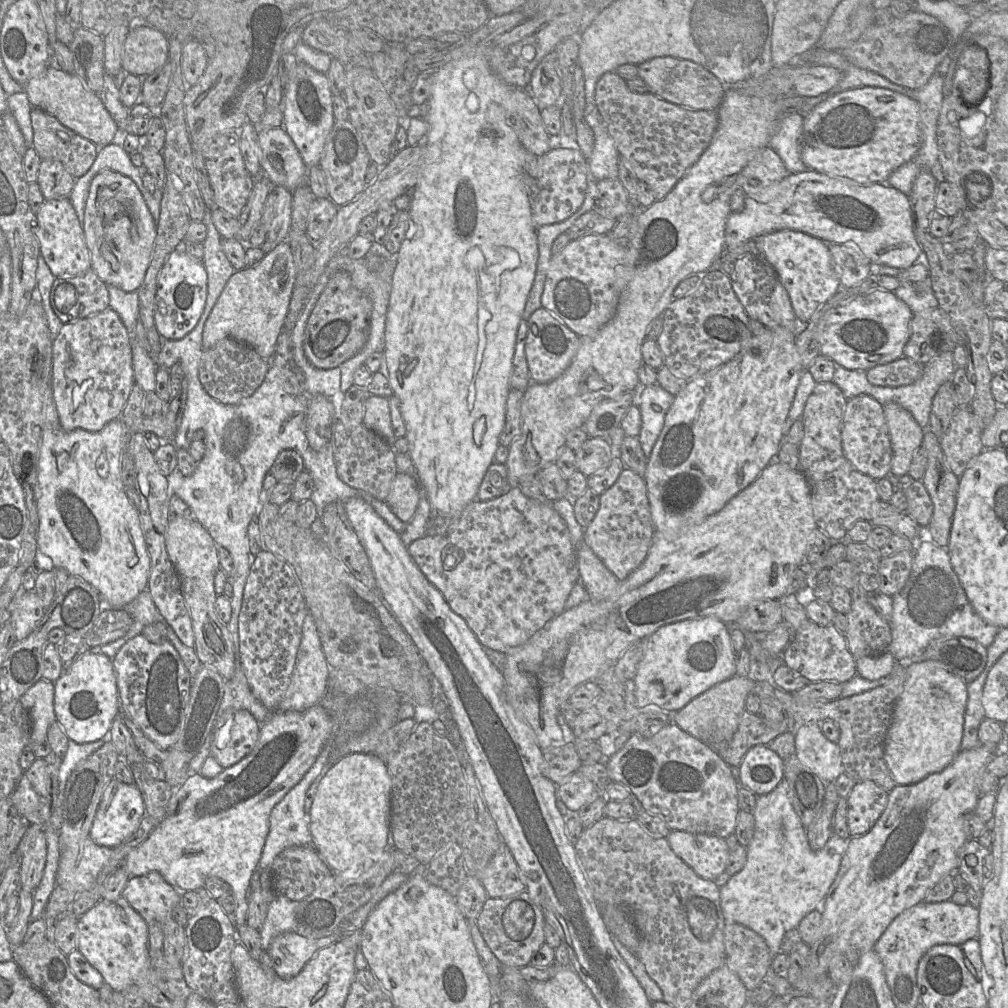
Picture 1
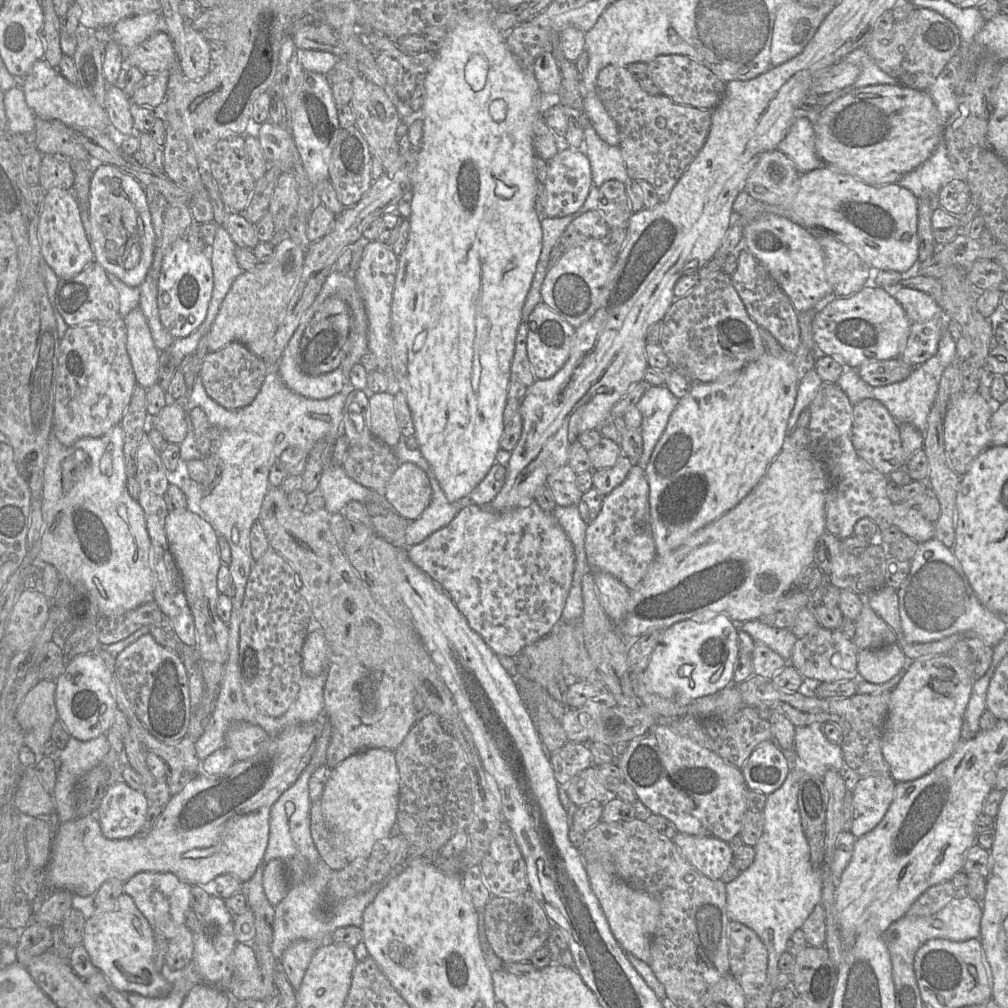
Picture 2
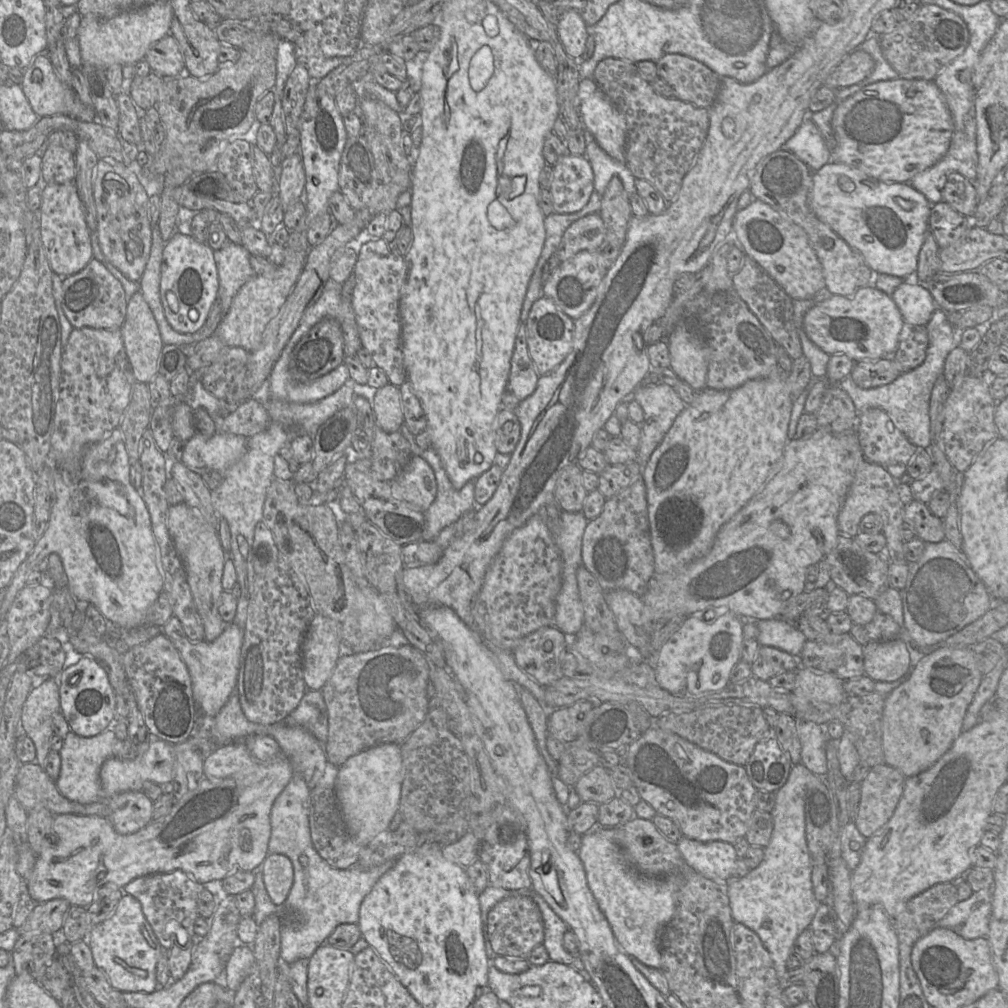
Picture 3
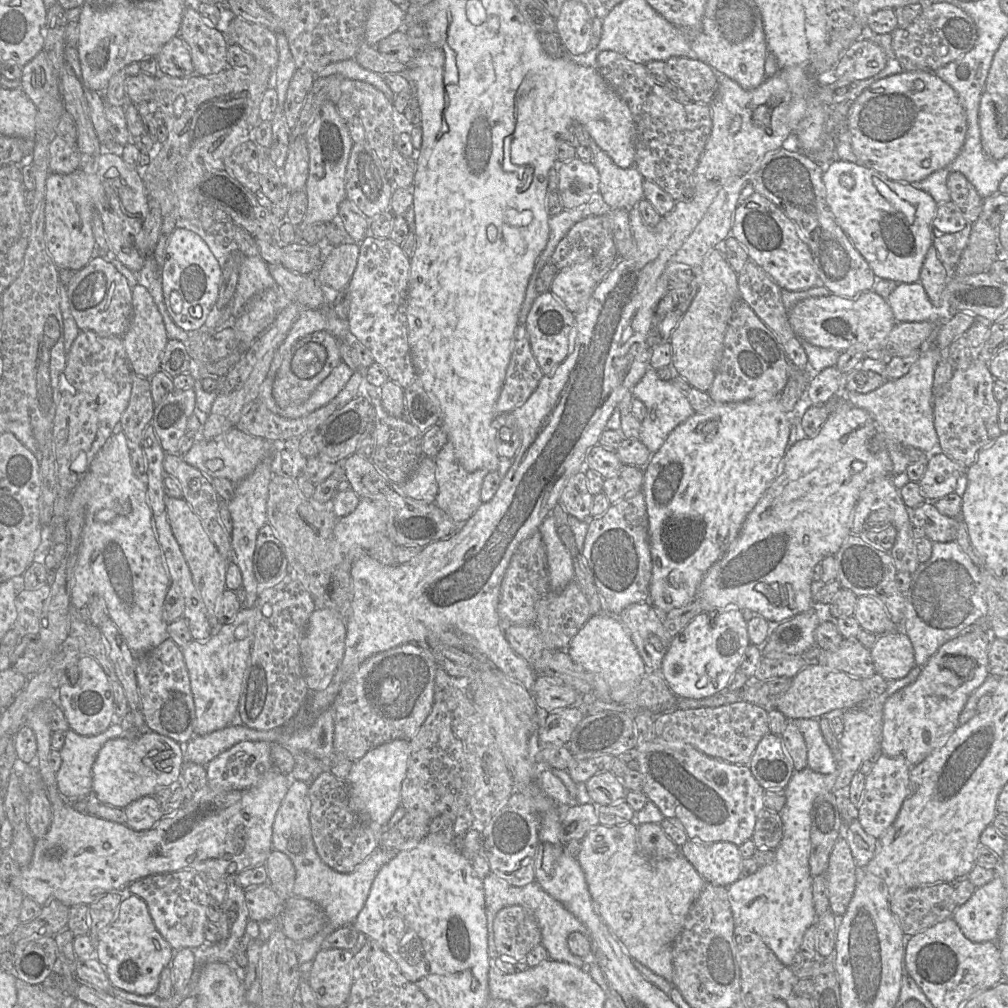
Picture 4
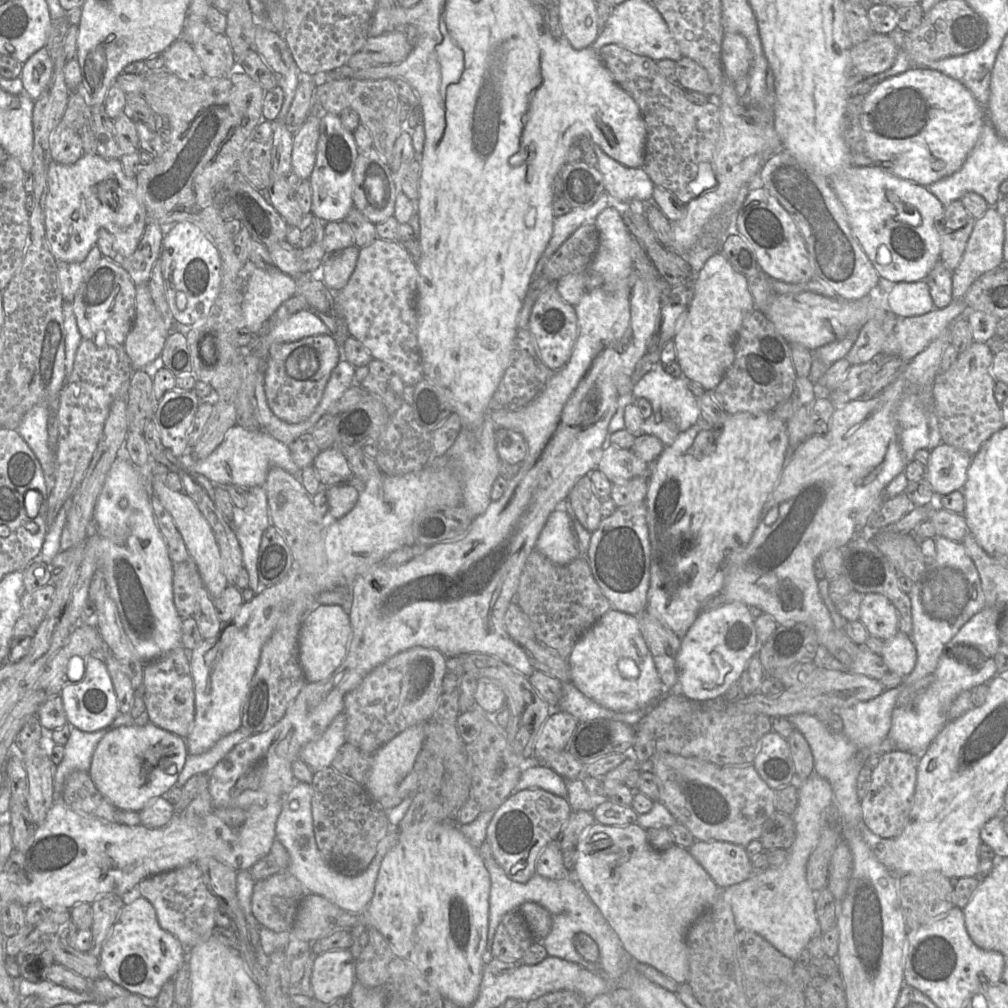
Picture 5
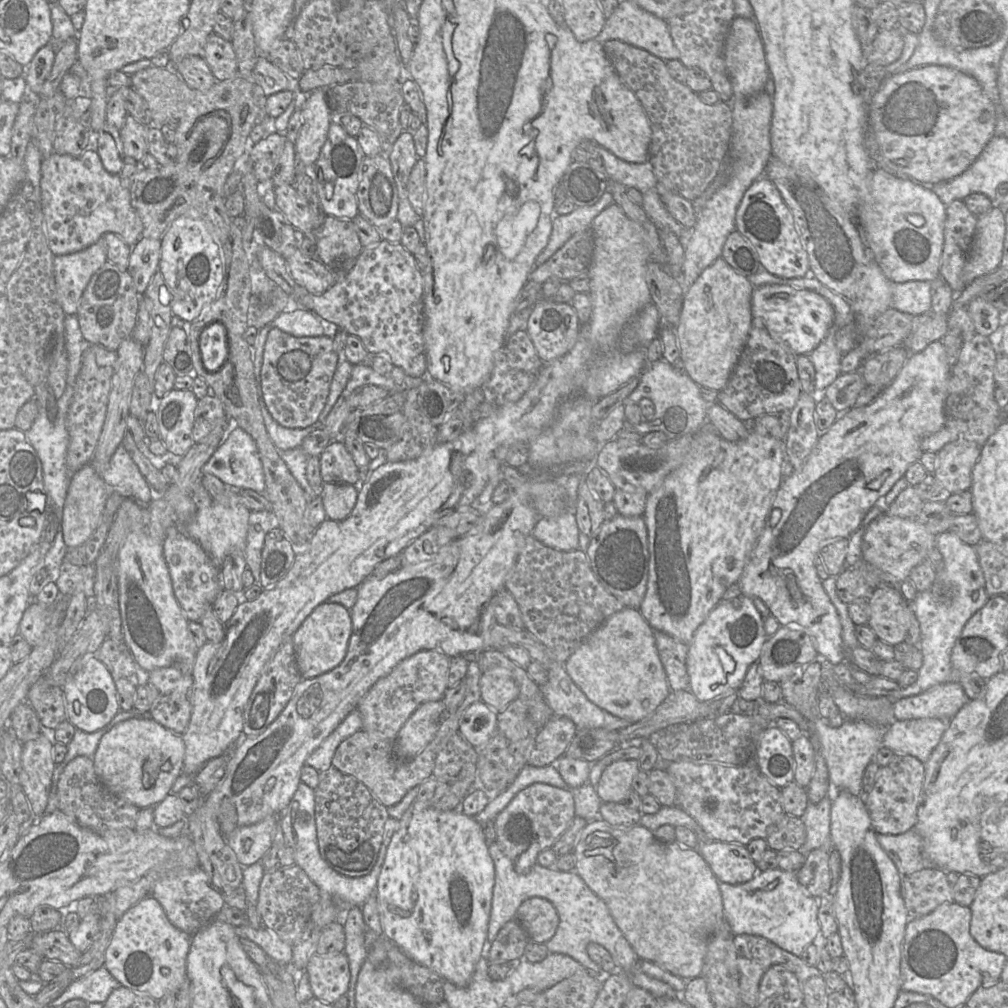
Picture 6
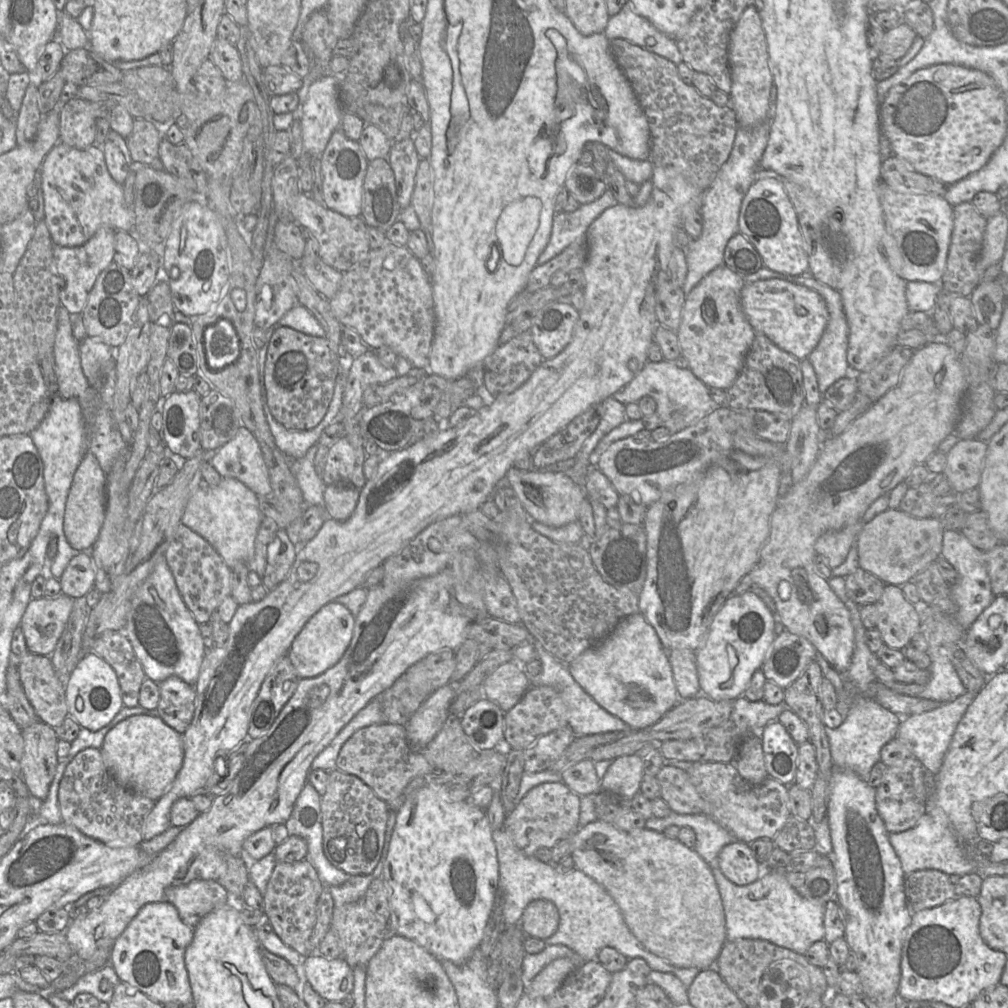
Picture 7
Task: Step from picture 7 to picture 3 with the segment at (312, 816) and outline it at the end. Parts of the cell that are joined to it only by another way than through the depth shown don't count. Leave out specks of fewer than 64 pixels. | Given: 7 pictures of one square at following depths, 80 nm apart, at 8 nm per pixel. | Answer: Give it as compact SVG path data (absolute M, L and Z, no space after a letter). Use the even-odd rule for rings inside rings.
M294 775L285 789L276 798L270 813L271 835L268 843L268 854L287 856L294 869L294 882L284 906L298 912L303 918L301 927L289 927L281 921L280 958L288 964L300 959L310 959L315 950L326 943L327 938L340 924L358 924L360 906L364 898L379 878L391 869L397 860L389 860L384 864L371 868L360 869L354 863L348 869L337 869L330 866L315 849L309 824L311 790L303 777Z

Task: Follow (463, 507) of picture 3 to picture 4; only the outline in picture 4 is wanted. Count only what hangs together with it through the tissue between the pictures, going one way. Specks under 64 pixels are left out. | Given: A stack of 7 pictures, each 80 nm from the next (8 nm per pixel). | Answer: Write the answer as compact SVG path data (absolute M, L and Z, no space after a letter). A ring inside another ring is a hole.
M451 442L434 458L438 493L434 503L455 522L465 523L482 504L480 492L487 470L467 472L458 463Z

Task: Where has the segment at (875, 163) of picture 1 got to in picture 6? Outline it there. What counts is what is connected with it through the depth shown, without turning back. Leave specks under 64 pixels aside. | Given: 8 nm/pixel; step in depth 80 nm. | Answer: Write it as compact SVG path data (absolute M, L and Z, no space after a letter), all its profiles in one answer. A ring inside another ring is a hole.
M925 65L904 73L887 76L881 87L874 95L868 111L868 125L871 127L881 152L881 161L878 164L882 169L900 178L909 178L919 184L932 186L951 180L966 171L983 151L994 134L996 124L996 106L986 96L979 82L972 76L954 68Z

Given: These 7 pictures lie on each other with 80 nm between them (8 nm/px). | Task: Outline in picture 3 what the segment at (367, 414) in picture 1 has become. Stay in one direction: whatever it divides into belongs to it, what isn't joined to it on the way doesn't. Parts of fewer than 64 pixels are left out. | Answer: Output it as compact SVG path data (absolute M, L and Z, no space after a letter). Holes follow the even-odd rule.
M391 383L379 388L373 402L375 424L387 433L400 431L404 424L400 389Z

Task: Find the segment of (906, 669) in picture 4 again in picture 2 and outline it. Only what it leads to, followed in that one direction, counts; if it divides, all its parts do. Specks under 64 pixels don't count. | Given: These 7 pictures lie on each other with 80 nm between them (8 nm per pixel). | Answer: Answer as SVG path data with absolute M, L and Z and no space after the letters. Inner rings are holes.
M897 643L879 649L860 650L857 657L858 679L881 684L899 674L905 662L905 655Z

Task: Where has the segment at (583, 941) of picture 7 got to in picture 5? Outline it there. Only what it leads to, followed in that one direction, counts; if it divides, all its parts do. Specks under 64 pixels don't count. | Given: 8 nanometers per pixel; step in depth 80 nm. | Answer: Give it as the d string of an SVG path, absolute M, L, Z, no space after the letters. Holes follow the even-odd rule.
M491 855L486 858L485 867L490 875L489 921L486 951L491 952L496 929L502 917L525 902L535 902L546 908L552 916L552 926L548 935L541 941L549 956L558 957L575 962L587 969L587 962L575 949L573 937L579 932L590 936L599 947L599 965L602 978L614 982L618 986L618 979L631 966L635 959L625 951L617 933L613 930L599 908L590 899L582 885L576 879L548 879L536 873L529 881L519 883L511 880Z

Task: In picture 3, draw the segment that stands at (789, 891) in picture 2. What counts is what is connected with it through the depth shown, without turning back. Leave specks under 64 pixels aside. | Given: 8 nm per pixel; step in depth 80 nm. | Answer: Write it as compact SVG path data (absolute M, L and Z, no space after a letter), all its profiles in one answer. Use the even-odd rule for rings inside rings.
M802 763L791 767L787 781L775 792L776 801L770 812L774 828L771 840L764 849L764 859L743 878L728 882L732 918L759 936L773 960L780 982L788 970L786 962L794 953L797 937L809 929L819 905L813 891L812 855L806 840L804 798L811 782L825 782L825 776L812 773Z

